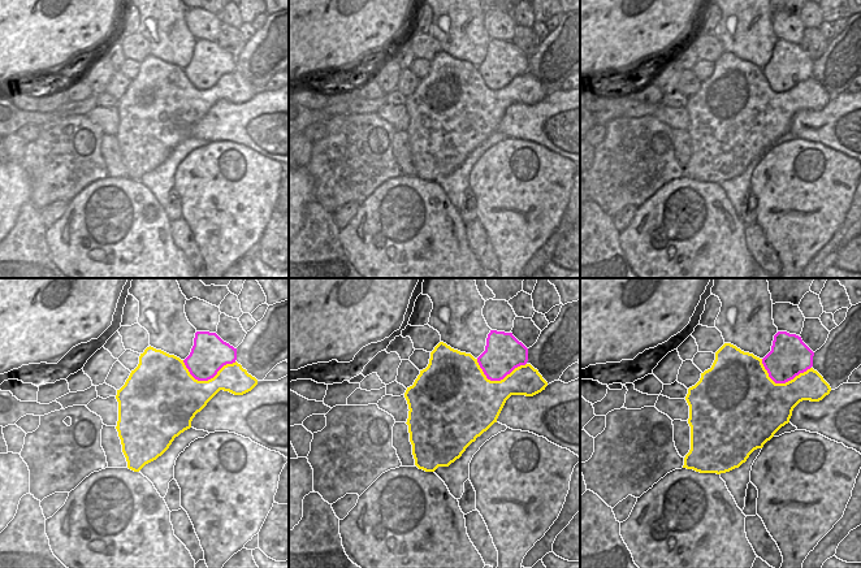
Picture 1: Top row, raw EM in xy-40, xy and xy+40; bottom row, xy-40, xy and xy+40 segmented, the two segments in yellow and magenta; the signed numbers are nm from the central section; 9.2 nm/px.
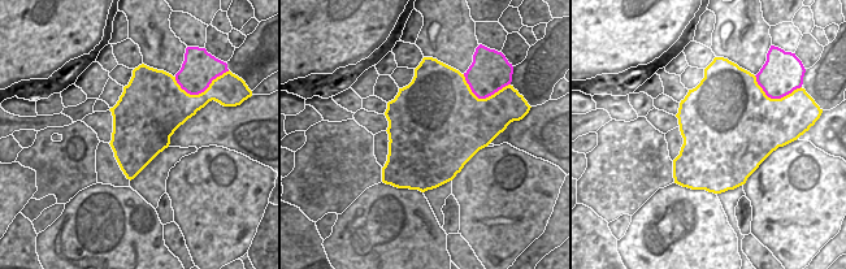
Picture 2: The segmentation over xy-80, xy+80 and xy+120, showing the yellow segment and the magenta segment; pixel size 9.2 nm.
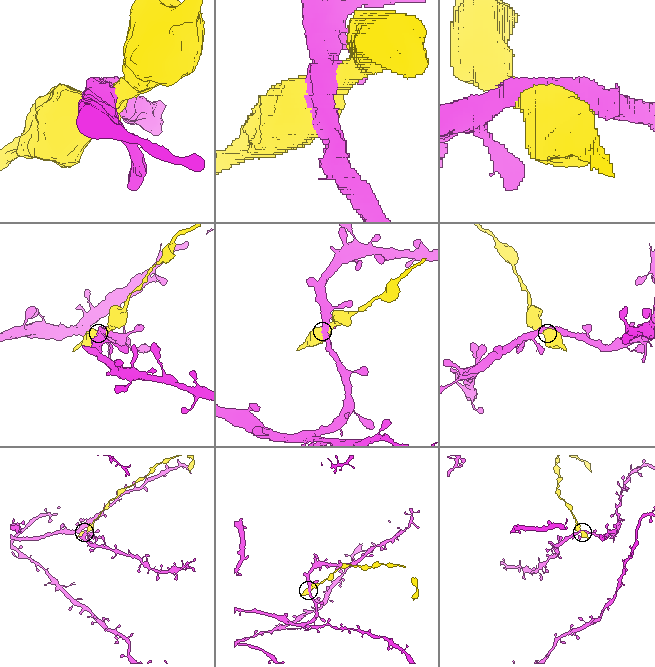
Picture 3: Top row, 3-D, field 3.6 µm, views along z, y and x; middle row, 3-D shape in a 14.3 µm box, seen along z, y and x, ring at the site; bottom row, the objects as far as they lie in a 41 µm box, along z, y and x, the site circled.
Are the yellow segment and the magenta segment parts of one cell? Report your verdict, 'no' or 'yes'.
no

